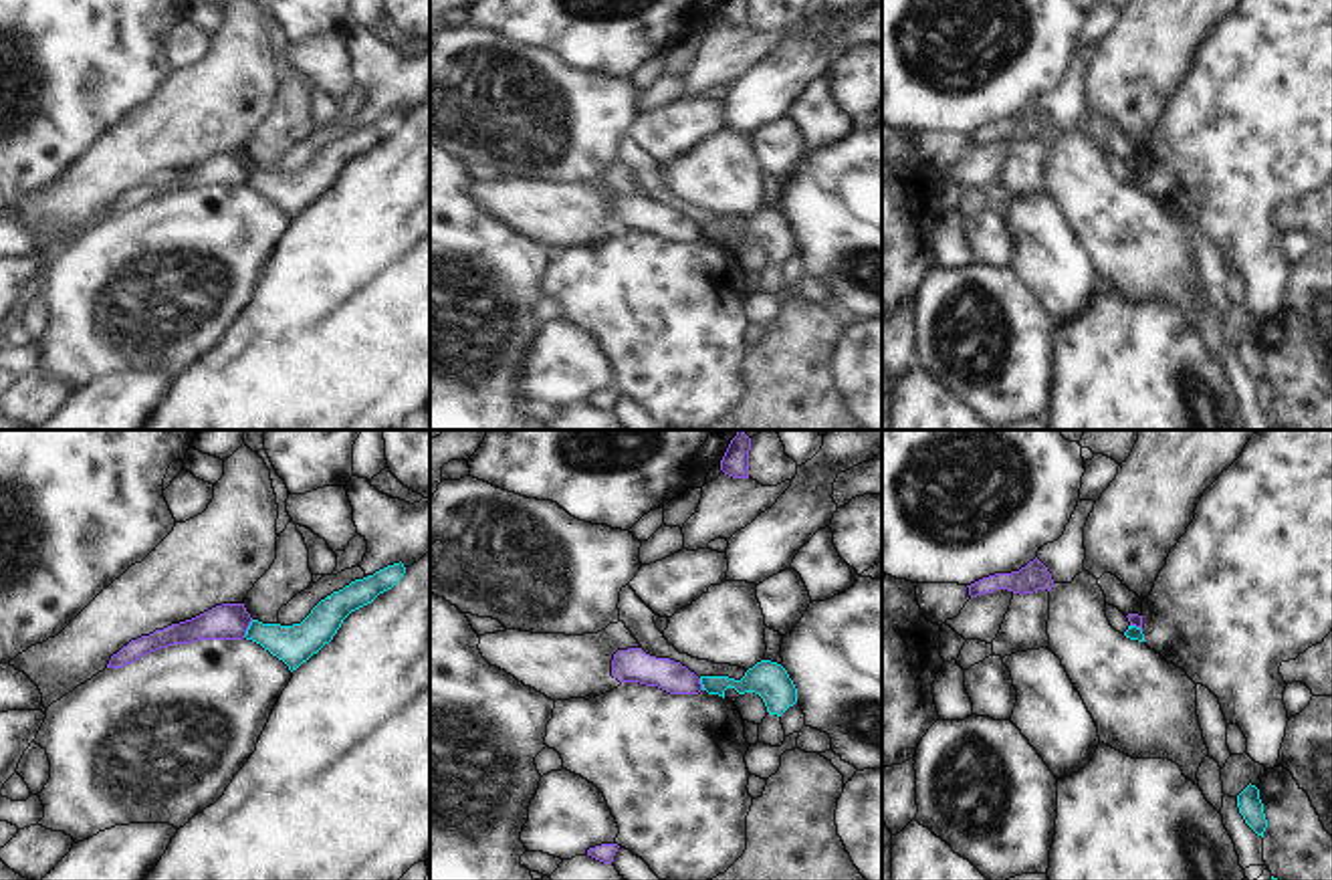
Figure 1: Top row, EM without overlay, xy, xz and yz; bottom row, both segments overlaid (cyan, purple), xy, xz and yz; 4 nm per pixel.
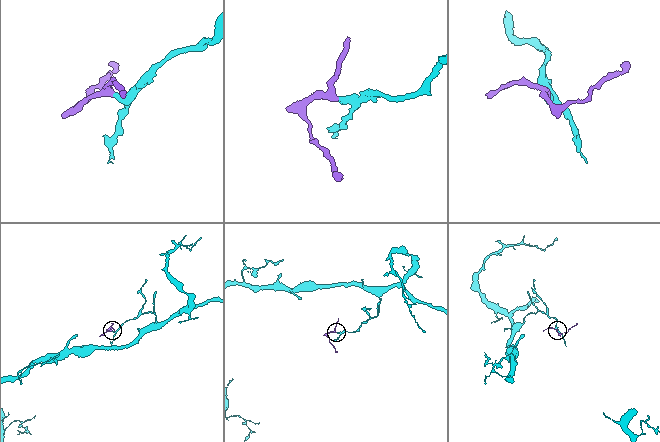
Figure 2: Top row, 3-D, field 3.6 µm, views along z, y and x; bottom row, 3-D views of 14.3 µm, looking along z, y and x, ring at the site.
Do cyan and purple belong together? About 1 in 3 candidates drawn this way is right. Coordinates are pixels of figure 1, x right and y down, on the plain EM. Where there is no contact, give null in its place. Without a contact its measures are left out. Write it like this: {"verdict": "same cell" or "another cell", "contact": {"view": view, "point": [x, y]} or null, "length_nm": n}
{"verdict": "another cell", "contact": {"view": "xy", "point": [249, 176]}, "length_nm": 80}

